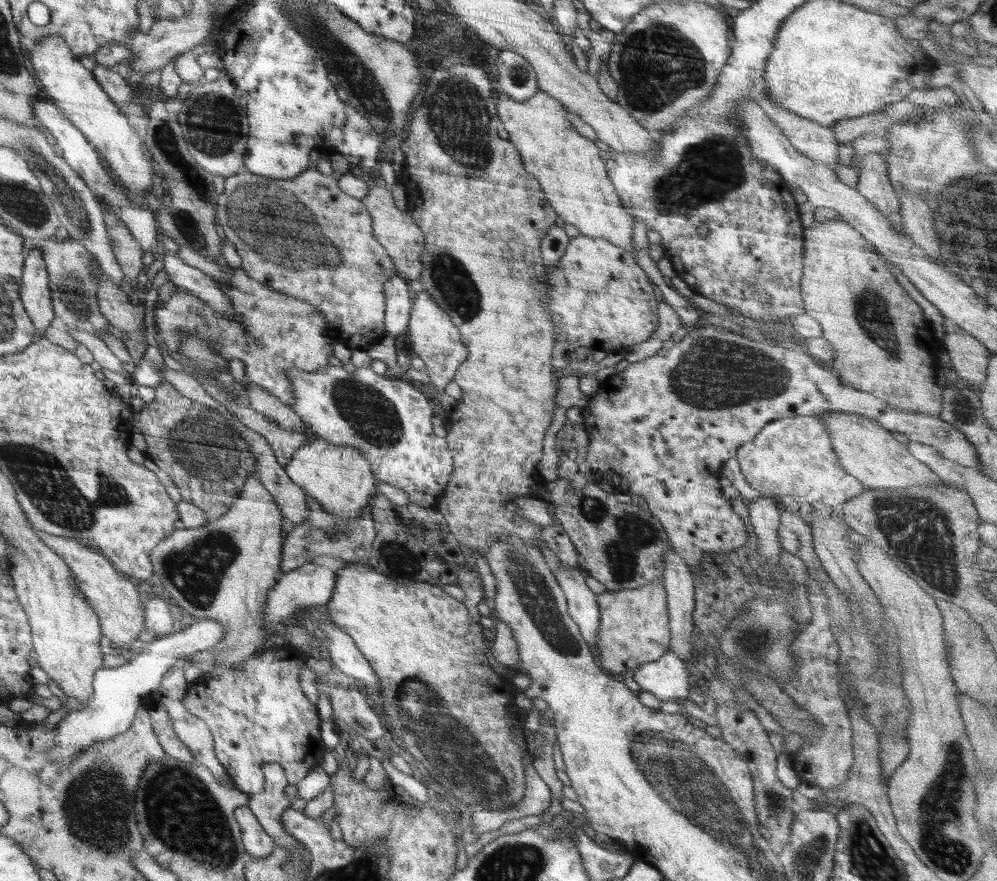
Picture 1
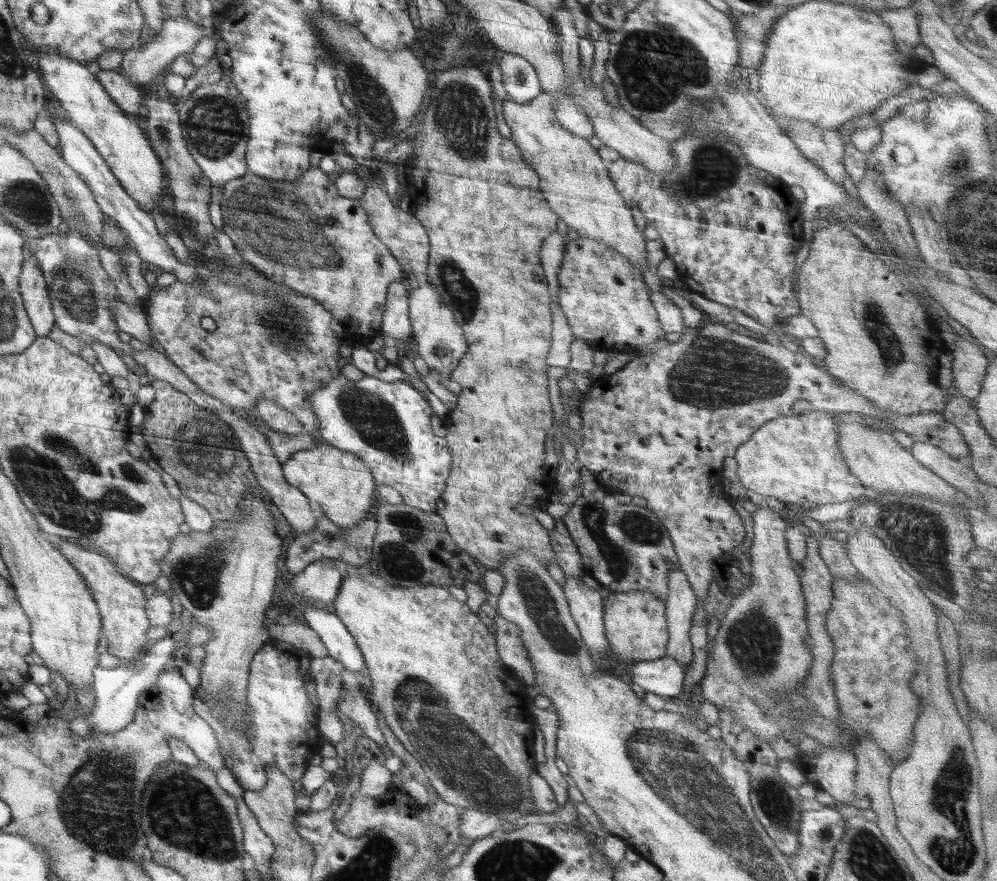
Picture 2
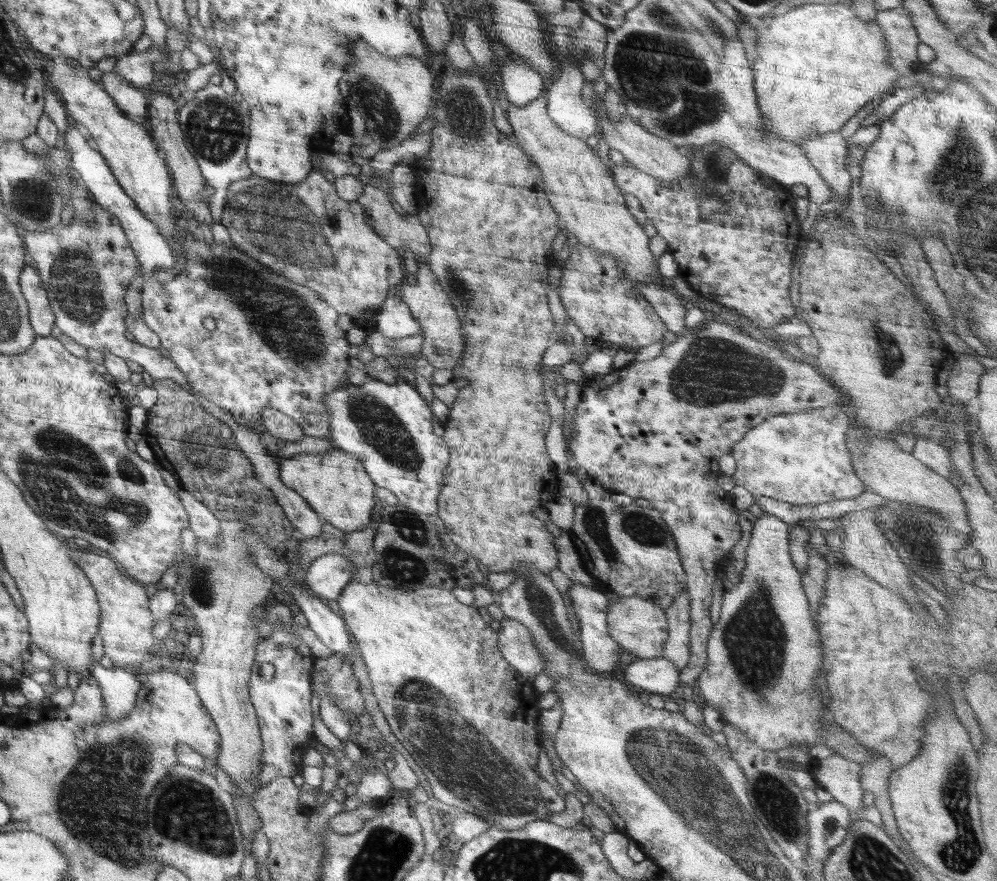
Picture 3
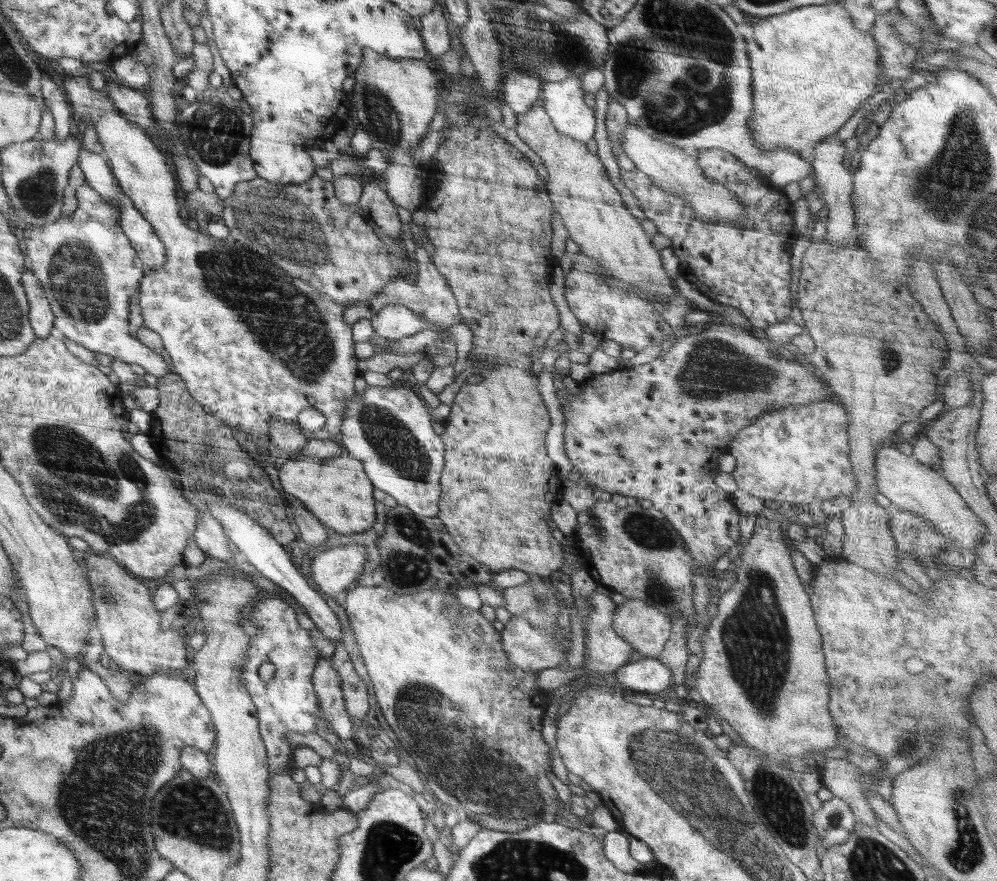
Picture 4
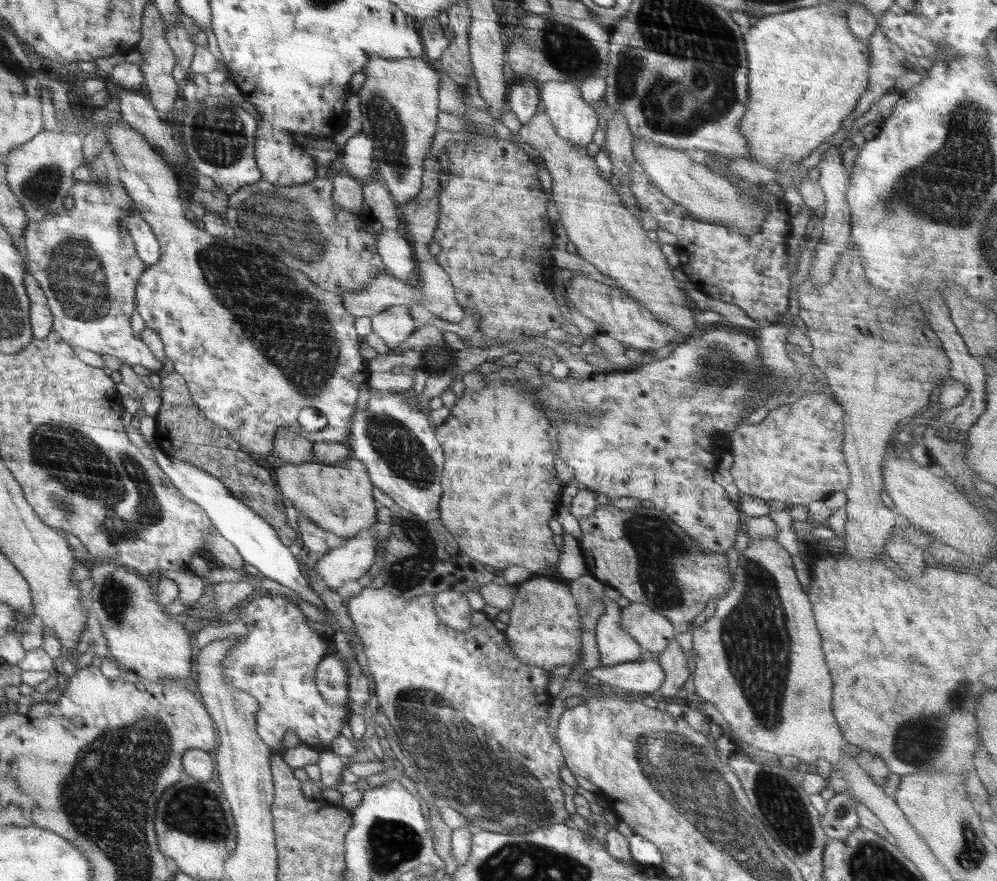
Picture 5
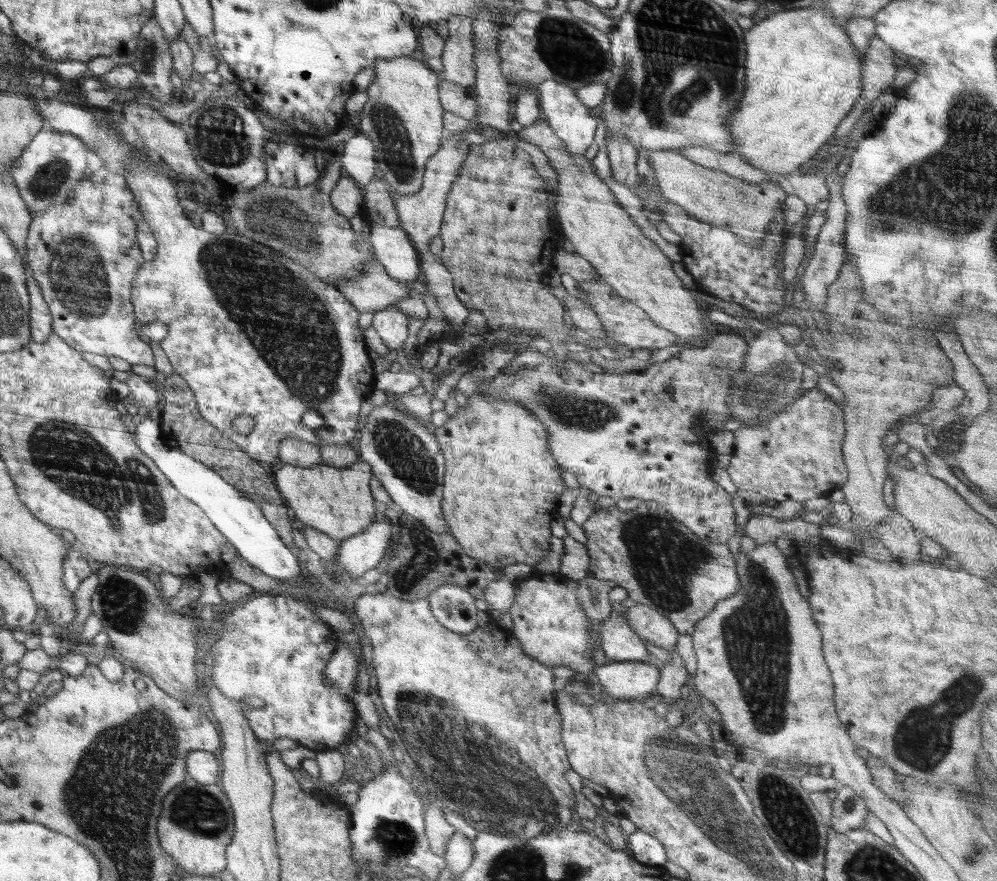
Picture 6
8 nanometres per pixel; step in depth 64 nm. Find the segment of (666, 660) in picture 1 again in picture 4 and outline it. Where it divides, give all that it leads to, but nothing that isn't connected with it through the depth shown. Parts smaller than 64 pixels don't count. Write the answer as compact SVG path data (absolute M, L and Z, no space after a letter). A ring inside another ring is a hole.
M646 657L622 665L615 670L617 685L631 694L658 693L666 690L673 682L673 676L660 659Z

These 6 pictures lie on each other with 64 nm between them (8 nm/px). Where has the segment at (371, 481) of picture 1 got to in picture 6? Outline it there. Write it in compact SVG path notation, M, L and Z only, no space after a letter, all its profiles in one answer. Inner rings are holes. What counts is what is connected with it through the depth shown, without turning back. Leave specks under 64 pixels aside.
M363 461L342 469L323 463L310 468L285 464L276 472L275 486L304 527L314 528L334 540L344 541L362 533L374 522L375 501L369 486L372 476L370 465Z

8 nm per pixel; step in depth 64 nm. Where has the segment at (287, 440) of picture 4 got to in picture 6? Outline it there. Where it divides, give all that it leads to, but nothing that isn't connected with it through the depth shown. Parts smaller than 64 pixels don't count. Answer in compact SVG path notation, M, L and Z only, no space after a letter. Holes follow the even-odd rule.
M288 437L278 443L278 459L285 465L310 468L322 464L320 447L305 440Z

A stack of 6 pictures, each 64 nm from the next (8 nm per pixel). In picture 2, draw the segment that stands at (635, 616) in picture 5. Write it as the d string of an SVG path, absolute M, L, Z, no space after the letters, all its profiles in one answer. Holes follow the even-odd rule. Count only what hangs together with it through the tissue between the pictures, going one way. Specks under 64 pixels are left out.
M652 592L614 593L604 598L604 628L607 646L616 660L612 662L637 662L656 660L666 655L669 639L665 604Z

